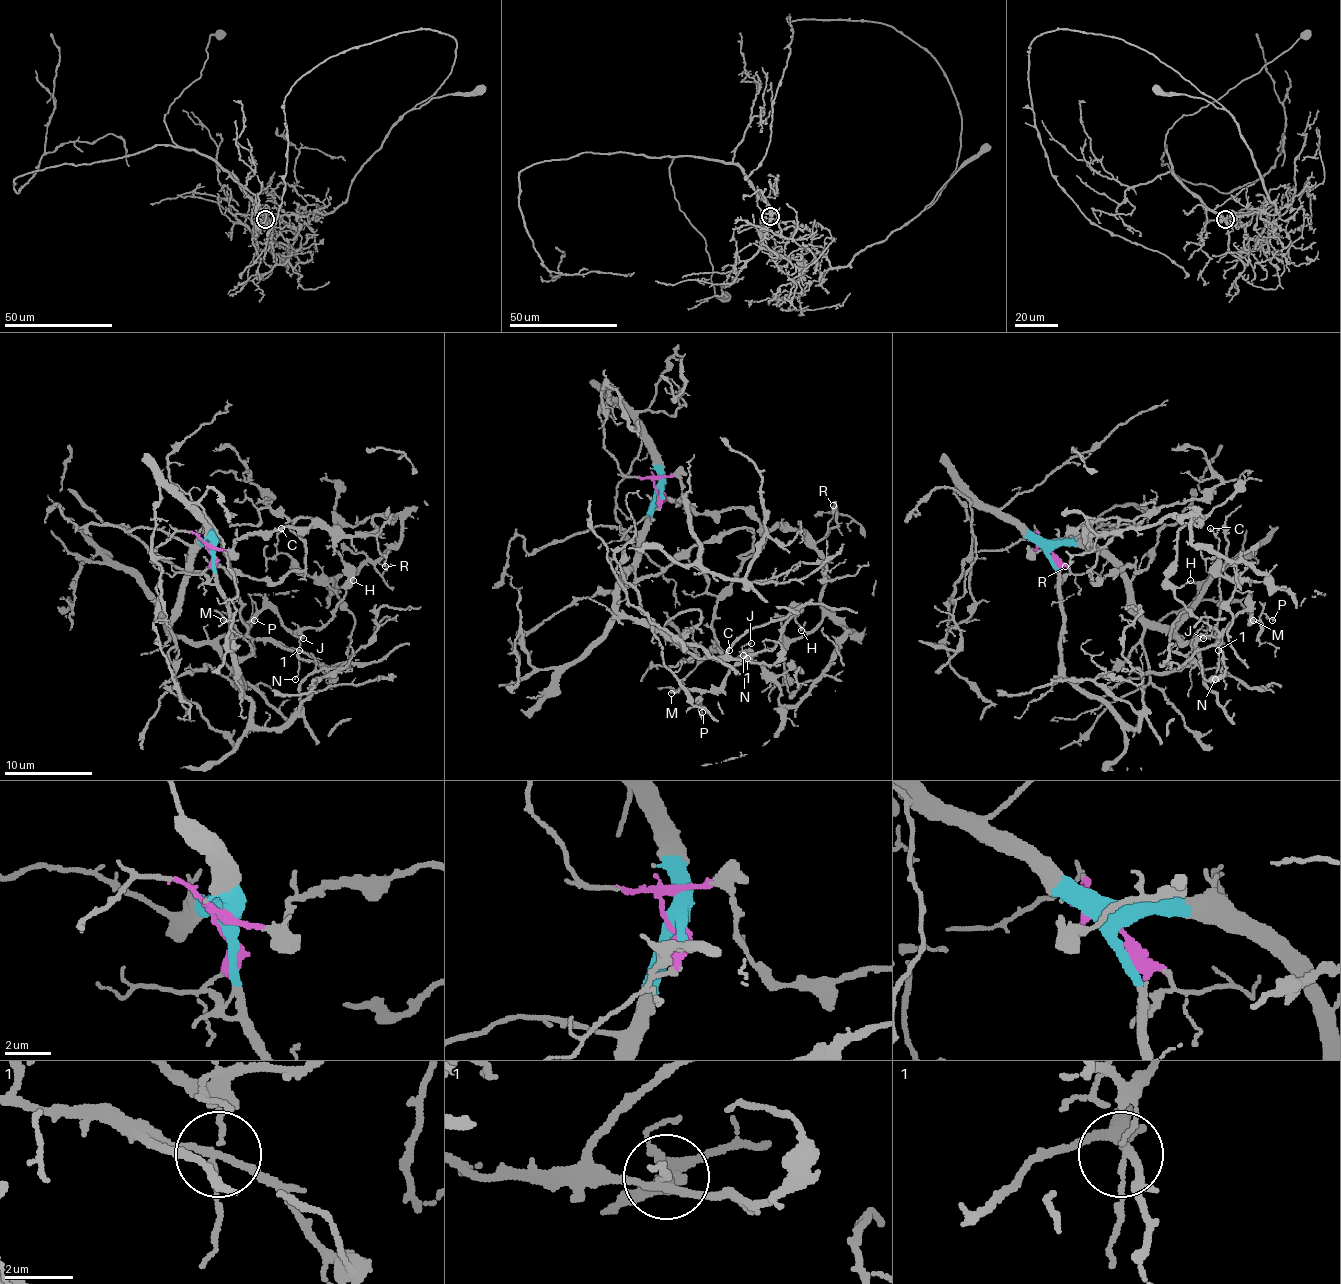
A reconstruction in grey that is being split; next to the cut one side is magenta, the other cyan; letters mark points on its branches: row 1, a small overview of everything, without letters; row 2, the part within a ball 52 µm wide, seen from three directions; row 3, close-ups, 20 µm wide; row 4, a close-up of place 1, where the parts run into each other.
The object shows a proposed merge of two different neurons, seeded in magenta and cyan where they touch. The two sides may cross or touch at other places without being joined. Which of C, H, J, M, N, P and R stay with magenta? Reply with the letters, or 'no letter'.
C, H, J, M, N, P, R

